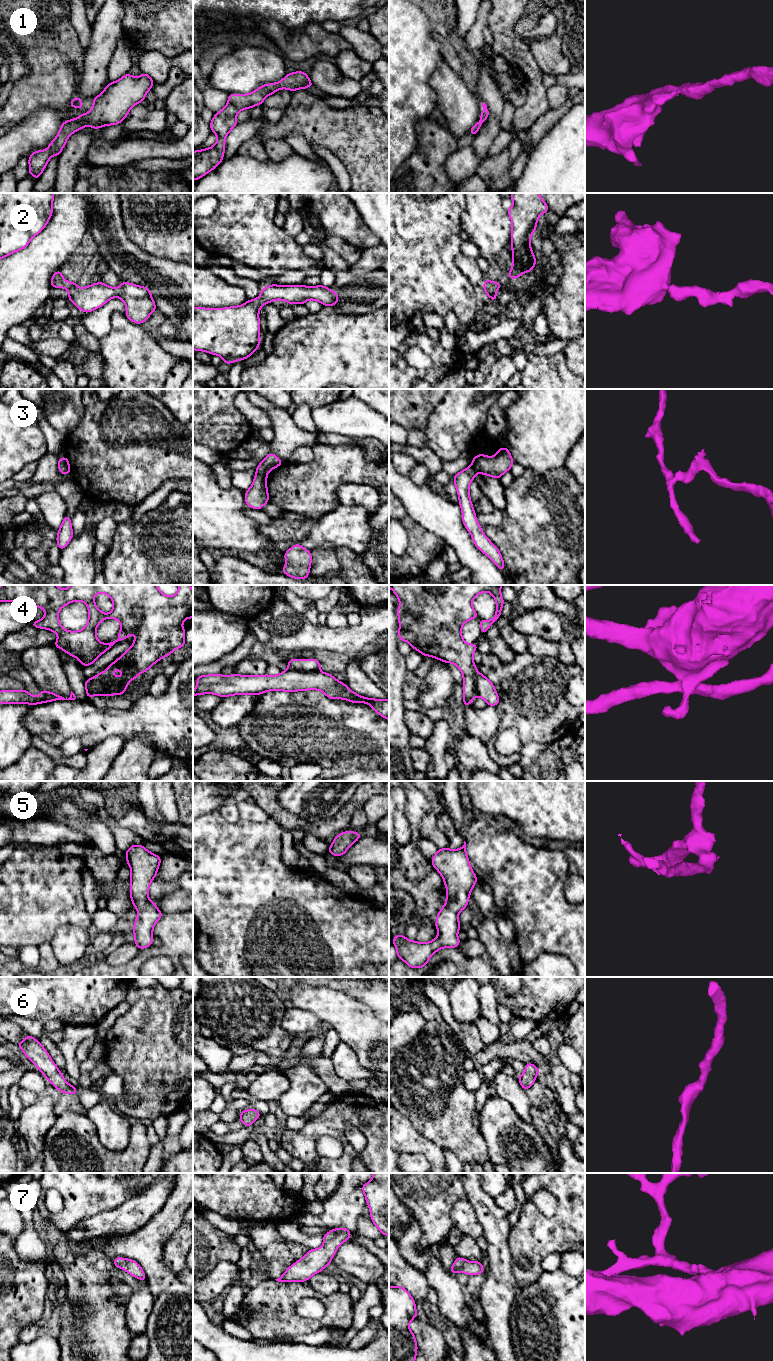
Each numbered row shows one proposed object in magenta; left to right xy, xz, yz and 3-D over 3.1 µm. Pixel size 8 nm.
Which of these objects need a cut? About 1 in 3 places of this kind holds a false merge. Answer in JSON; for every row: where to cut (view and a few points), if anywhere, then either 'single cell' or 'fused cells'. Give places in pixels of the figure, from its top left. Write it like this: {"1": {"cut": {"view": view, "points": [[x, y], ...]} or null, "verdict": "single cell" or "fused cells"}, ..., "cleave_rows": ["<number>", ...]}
{"1": {"cut": null, "verdict": "single cell"}, "2": {"cut": null, "verdict": "single cell"}, "3": {"cut": {"view": "xz", "points": [[256, 472], [266, 475]]}, "verdict": "fused cells"}, "4": {"cut": {"view": "xz", "points": [[288, 668], [294, 671], [319, 671]]}, "verdict": "fused cells"}, "5": {"cut": null, "verdict": "single cell"}, "6": {"cut": null, "verdict": "single cell"}, "7": {"cut": null, "verdict": "single cell"}, "cleave_rows": ["3", "4"]}

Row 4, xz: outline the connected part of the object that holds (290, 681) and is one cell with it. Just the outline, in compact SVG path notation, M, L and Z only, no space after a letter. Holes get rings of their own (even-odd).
M287 669L280 674L223 676L220 674L202 675L195 678L198 685L193 695L214 694L221 697L232 695L260 695L267 691L319 690L329 699L344 699L351 703L367 703L378 715L389 720L389 699L377 700L358 695L347 684L321 671L302 672Z

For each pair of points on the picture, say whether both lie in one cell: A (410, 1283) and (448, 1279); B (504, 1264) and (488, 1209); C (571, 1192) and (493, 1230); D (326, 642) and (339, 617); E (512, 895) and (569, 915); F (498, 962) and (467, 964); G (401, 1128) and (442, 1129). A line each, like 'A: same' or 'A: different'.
A: different
B: same
C: different
D: different
E: same
F: different
G: different

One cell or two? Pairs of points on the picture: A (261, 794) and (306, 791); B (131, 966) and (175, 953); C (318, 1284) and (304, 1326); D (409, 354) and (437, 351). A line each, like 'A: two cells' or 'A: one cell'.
A: two cells
B: one cell
C: two cells
D: two cells

